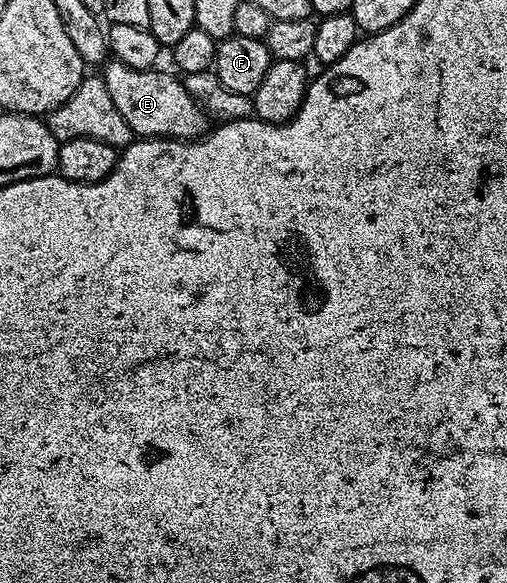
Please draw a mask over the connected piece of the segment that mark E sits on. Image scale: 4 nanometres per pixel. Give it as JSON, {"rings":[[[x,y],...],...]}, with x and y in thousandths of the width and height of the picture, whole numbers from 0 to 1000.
{"rings":[[[229,103],[217,105],[205,120],[209,151],[264,232],[278,237],[347,237],[359,244],[379,244],[381,238],[402,237],[412,228],[414,197],[404,194],[396,177],[383,172],[377,158],[369,158],[363,139],[347,125],[323,127],[318,117],[256,120],[250,110]]]}

